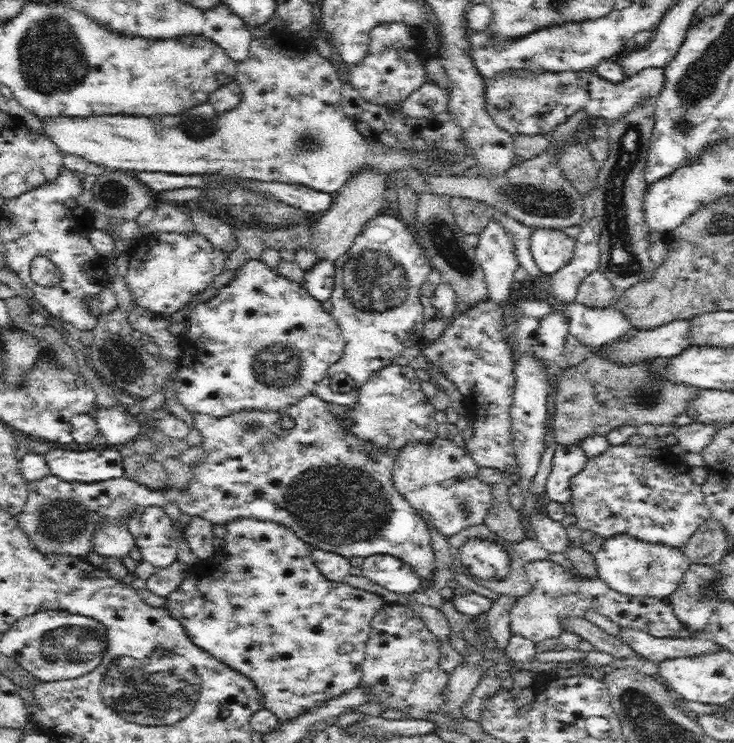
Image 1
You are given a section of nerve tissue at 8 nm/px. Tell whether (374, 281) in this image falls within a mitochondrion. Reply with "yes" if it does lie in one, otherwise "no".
yes

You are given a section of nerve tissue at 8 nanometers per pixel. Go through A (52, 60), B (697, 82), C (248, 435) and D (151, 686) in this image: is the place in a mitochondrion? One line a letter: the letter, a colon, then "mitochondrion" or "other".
A: mitochondrion
B: mitochondrion
C: other
D: mitochondrion

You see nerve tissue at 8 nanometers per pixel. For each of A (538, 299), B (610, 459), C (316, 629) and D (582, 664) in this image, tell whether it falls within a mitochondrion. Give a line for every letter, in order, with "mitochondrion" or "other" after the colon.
A: other
B: other
C: other
D: other

